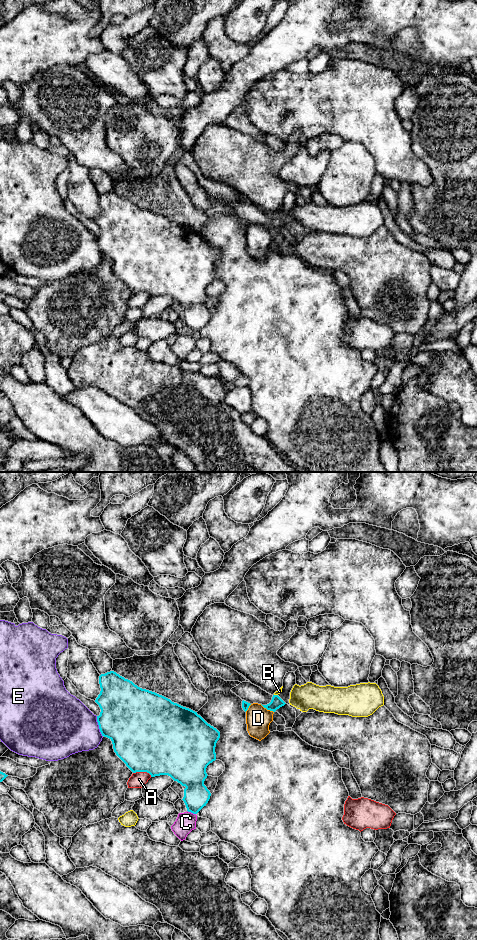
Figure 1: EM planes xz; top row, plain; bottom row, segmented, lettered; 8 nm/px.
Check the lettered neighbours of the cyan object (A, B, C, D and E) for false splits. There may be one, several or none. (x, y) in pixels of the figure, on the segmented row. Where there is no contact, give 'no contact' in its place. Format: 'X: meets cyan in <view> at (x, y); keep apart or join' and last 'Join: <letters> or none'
A: meets cyan in xz at (142, 771); keep apart
B: meets cyan in xz at (276, 695); keep apart
C: meets cyan in xz at (191, 812); keep apart
D: meets cyan in xz at (267, 709); keep apart
E: meets cyan in xz at (99, 726); keep apart
Join: none

